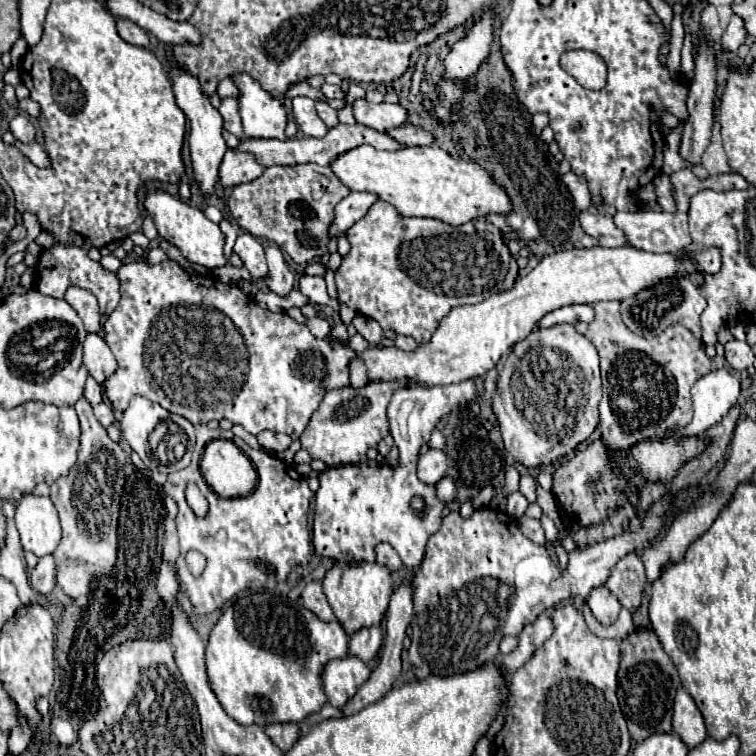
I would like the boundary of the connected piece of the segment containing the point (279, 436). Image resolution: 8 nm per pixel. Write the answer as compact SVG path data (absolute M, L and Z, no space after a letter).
M262 430L258 434L258 442L264 450L268 452L282 452L290 446L292 438L288 434L282 434L282 432L272 432L272 430Z

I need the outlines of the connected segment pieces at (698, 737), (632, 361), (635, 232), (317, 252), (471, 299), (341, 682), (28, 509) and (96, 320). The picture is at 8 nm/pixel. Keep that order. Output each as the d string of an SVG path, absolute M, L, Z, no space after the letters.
M680 686L674 698L674 714L672 714L672 730L684 740L684 744L688 748L698 746L700 742L704 742L706 734L706 726L704 726L704 718L698 710L698 706L694 704L692 696Z
M596 302L596 318L588 326L588 340L596 346L600 354L602 370L602 402L600 402L600 432L608 448L626 450L628 446L644 438L662 438L668 430L684 428L692 420L692 396L690 388L710 372L710 358L704 352L702 340L694 338L692 332L680 324L670 326L664 334L646 340L638 334L632 334L620 318L620 302Z
M644 208L636 214L616 212L614 224L626 234L628 246L658 254L676 254L690 242L688 214L656 212Z
M270 166L260 178L232 190L228 210L240 228L276 244L280 250L288 252L296 264L306 266L310 260L328 254L328 222L332 222L334 206L348 194L350 190L328 166Z
M376 200L366 216L346 232L346 238L350 242L350 252L342 258L342 264L336 270L338 302L358 314L374 318L384 330L412 336L418 344L432 338L450 308L478 304L488 296L502 292L506 288L506 276L512 262L512 254L504 244L502 232L482 218L460 226L448 226L434 218L404 218L384 200Z
M346 656L346 658L336 658L330 660L324 670L322 670L322 682L324 682L324 692L328 696L328 702L336 708L344 706L352 694L368 680L368 666L356 658L356 656Z
M24 494L16 506L14 522L24 550L34 552L38 558L56 550L62 530L58 512L48 496Z
M76 286L66 290L64 300L78 312L78 316L84 322L86 332L98 332L100 330L100 312L98 312L98 300L88 290L80 290Z

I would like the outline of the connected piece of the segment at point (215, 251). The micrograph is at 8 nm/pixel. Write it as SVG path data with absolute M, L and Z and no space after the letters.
M152 190L152 192L146 192L144 196L144 208L148 212L148 216L154 220L156 228L158 228L158 234L172 242L174 246L180 246L182 254L190 260L190 262L196 262L196 264L202 264L206 268L218 268L218 266L224 266L226 264L226 258L224 258L224 234L220 232L220 226L210 222L202 210L198 208L192 208L188 202L184 202L180 196L174 196L174 194L168 194L164 190Z

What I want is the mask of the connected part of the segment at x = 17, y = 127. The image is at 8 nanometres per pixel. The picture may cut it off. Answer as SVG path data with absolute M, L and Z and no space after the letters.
M18 114L10 120L10 132L14 134L16 140L20 142L34 142L36 140L36 128L34 124L24 116L24 114Z

